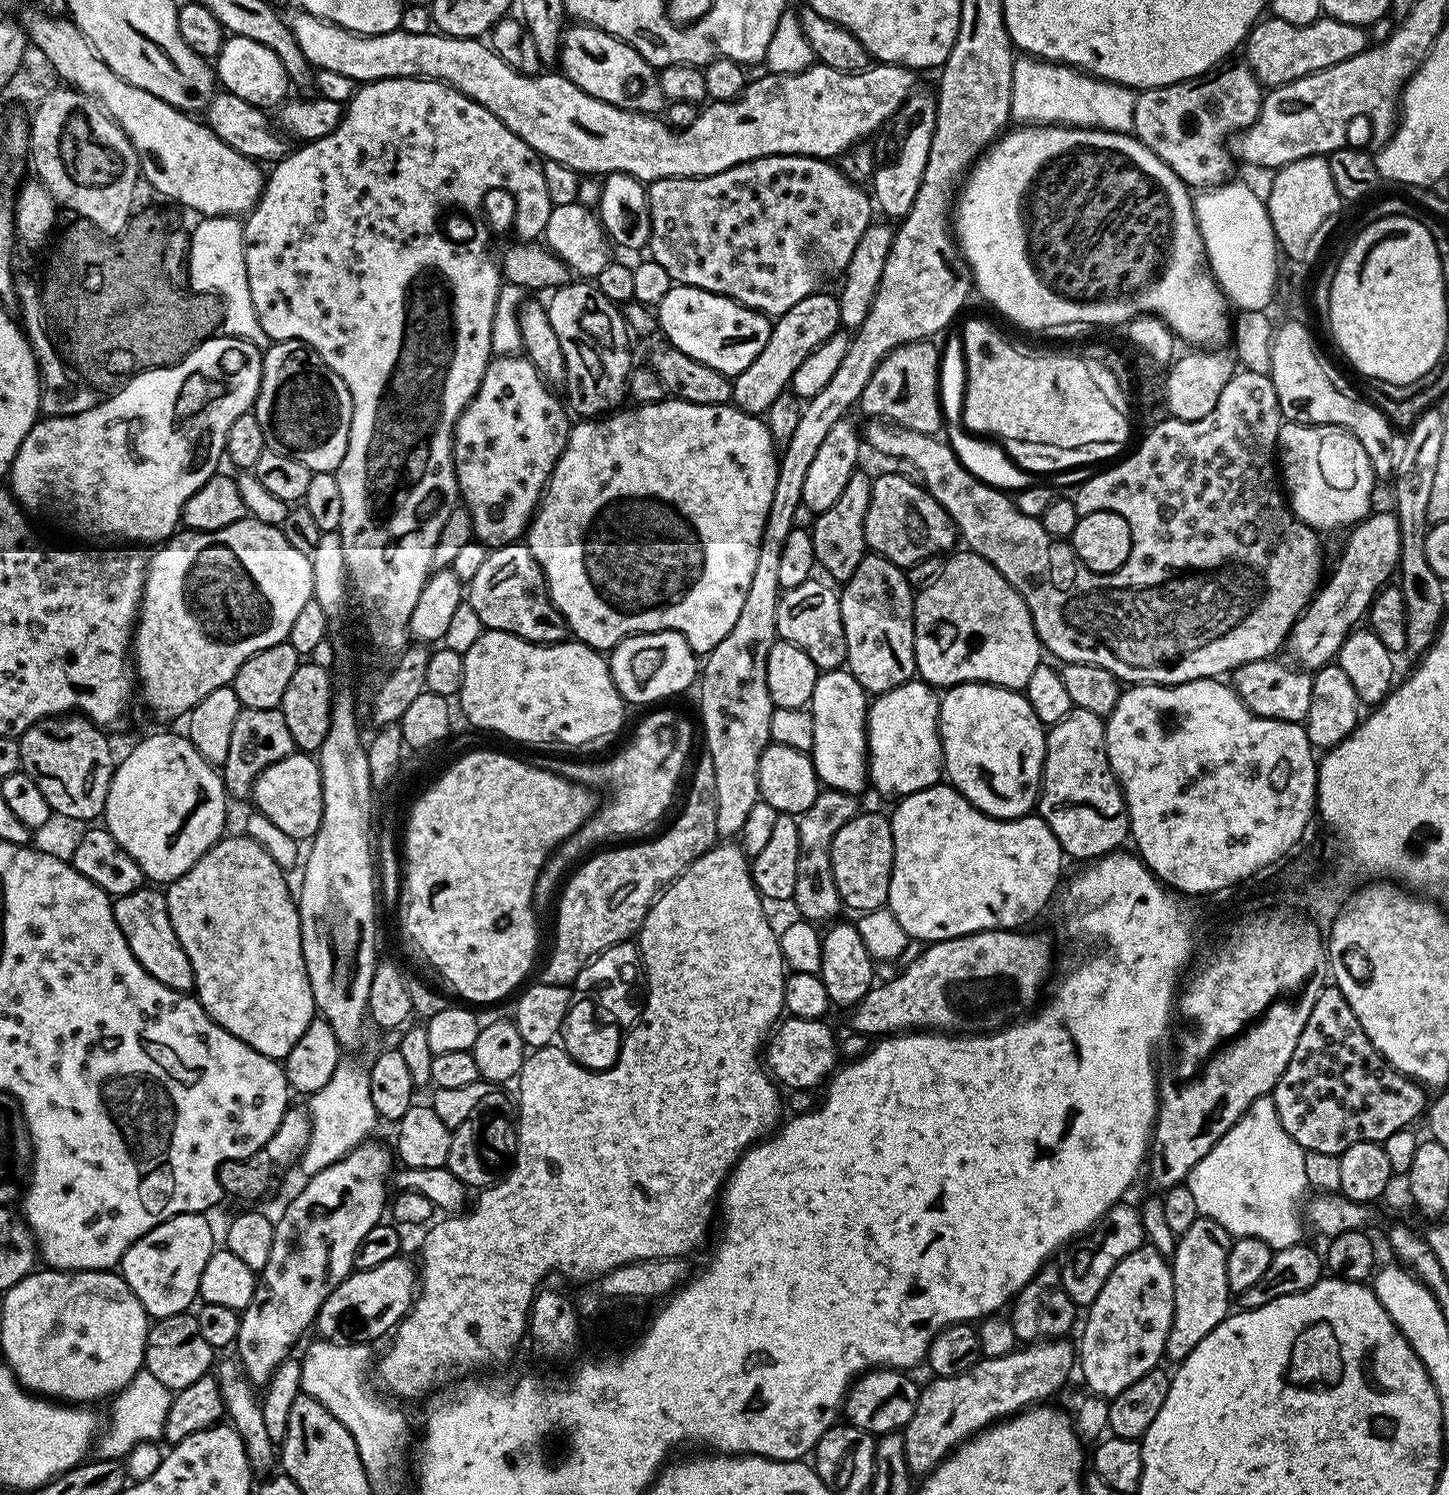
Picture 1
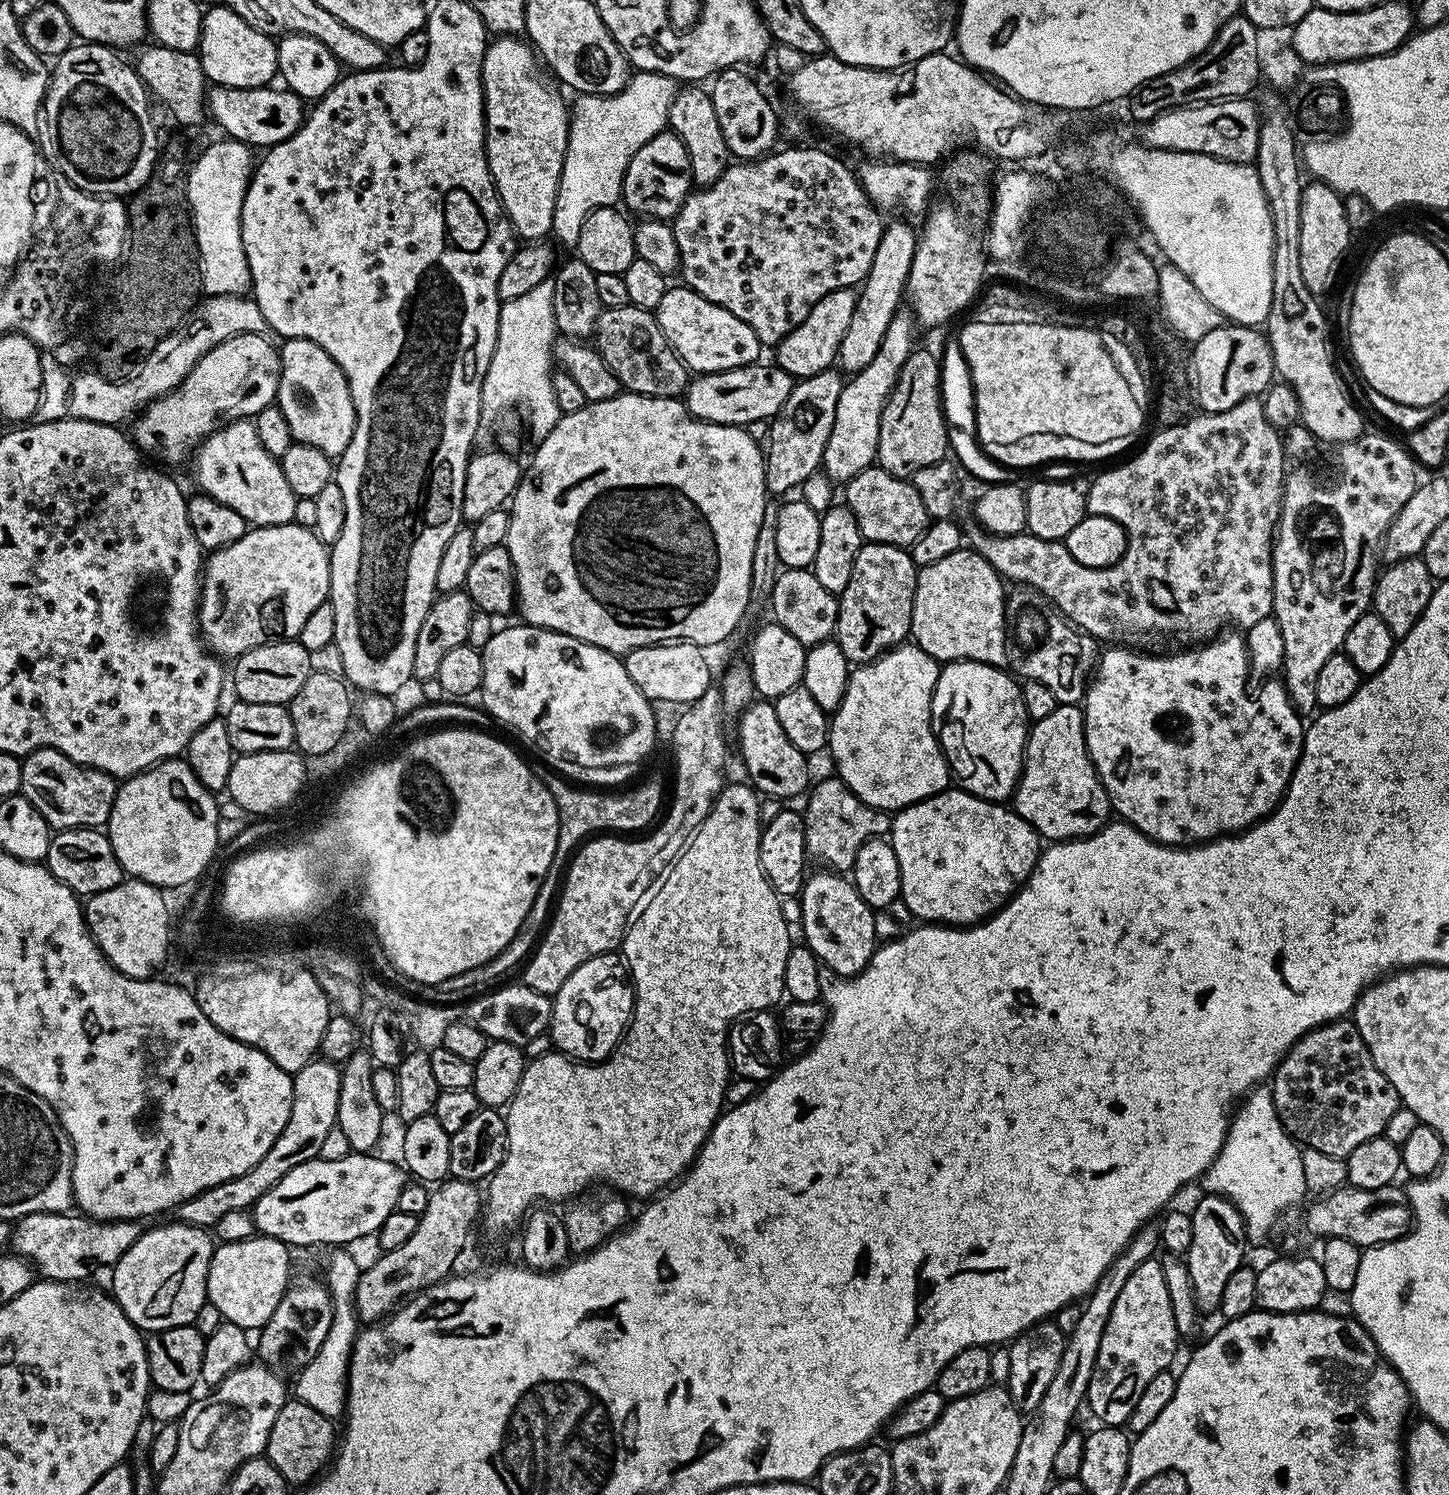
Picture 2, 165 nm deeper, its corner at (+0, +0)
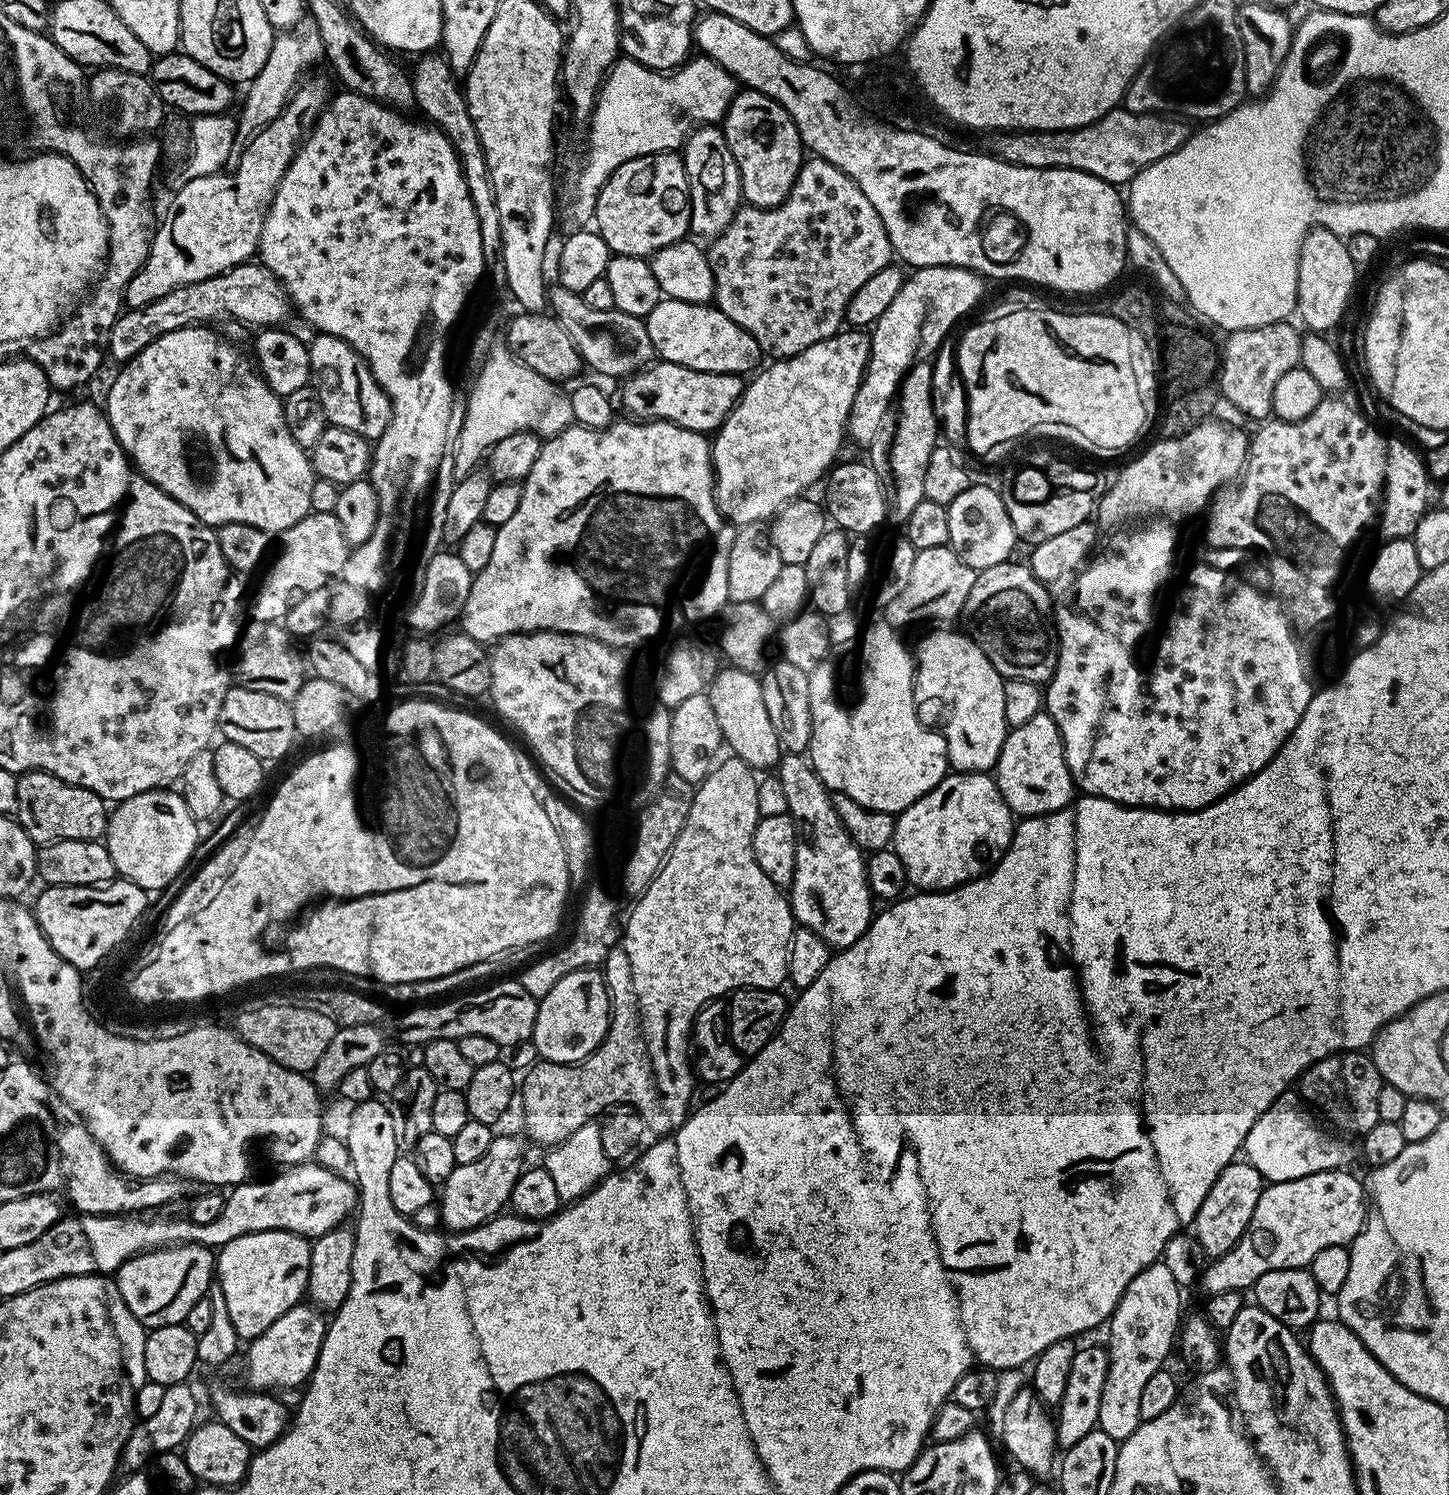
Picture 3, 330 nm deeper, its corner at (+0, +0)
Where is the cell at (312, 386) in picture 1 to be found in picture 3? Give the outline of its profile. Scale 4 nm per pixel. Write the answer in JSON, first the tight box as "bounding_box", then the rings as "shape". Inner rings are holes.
{"bounding_box":[308,334,390,442],"shape":[[[316,334],[313,335],[310,343],[308,344],[308,357],[310,358],[310,366],[312,367],[312,376],[314,377],[314,387],[316,389],[316,394],[320,398],[320,404],[324,408],[324,419],[327,421],[329,425],[333,428],[345,428],[346,430],[350,430],[351,432],[356,432],[359,434],[359,436],[367,438],[369,441],[375,442],[376,439],[379,438],[382,433],[384,433],[384,427],[388,425],[388,417],[390,415],[390,405],[388,402],[388,397],[384,395],[383,390],[381,390],[379,384],[372,382],[369,383],[370,376],[367,371],[362,370],[362,360],[361,357],[356,355],[355,350],[346,343],[345,340],[342,338],[338,338],[337,336],[326,336],[323,334]],[[364,383],[369,383],[369,388],[368,388],[368,412],[366,409],[364,409],[364,392],[362,389],[360,389],[360,384]]]}

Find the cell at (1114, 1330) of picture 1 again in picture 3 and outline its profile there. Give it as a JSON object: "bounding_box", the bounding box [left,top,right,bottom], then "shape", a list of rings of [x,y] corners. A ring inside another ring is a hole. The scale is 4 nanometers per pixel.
{"bounding_box":[1098,1263,1182,1442],"shape":[[[1164,1263],[1151,1264],[1132,1279],[1130,1286],[1126,1286],[1118,1306],[1107,1321],[1108,1342],[1106,1341],[1106,1349],[1109,1356],[1109,1372],[1106,1374],[1105,1385],[1101,1390],[1098,1428],[1099,1431],[1110,1434],[1110,1438],[1114,1438],[1117,1442],[1123,1442],[1126,1438],[1130,1438],[1130,1434],[1134,1434],[1136,1427],[1142,1423],[1138,1414],[1142,1390],[1146,1386],[1147,1380],[1165,1367],[1164,1359],[1171,1352],[1173,1355],[1174,1345],[1178,1340],[1178,1327],[1182,1318],[1180,1296],[1182,1296],[1182,1290],[1174,1282],[1174,1277],[1170,1274],[1170,1270],[1166,1270]]]}

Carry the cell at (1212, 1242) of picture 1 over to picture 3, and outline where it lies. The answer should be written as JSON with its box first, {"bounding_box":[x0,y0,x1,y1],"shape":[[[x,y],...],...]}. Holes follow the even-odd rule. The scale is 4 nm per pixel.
{"bounding_box":[1194,1162,1265,1257],"shape":[[[1247,1162],[1230,1163],[1222,1170],[1222,1174],[1218,1174],[1194,1221],[1194,1235],[1202,1246],[1205,1257],[1222,1257],[1240,1241],[1242,1234],[1248,1229],[1254,1206],[1258,1206],[1258,1198],[1265,1187],[1263,1176]]]}

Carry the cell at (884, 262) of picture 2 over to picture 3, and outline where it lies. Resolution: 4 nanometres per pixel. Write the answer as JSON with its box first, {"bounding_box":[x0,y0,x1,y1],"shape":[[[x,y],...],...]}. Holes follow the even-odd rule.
{"bounding_box":[711,330,870,525],"shape":[[[841,330],[798,354],[777,359],[769,363],[772,365],[765,372],[757,371],[751,377],[753,380],[747,381],[740,401],[711,437],[716,505],[733,525],[771,521],[781,508],[807,493],[804,491],[837,463],[840,443],[846,440],[850,406],[868,368],[870,347],[869,337],[863,331],[848,331],[852,332]]]}

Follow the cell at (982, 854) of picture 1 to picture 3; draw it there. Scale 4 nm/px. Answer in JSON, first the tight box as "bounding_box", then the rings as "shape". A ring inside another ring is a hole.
{"bounding_box":[891,772,1014,892],"shape":[[[956,772],[945,776],[944,781],[930,790],[905,812],[896,816],[896,829],[891,847],[906,866],[909,885],[925,892],[946,892],[976,880],[991,869],[1004,856],[1014,831],[1014,813],[1002,798],[995,779],[982,772]]]}

